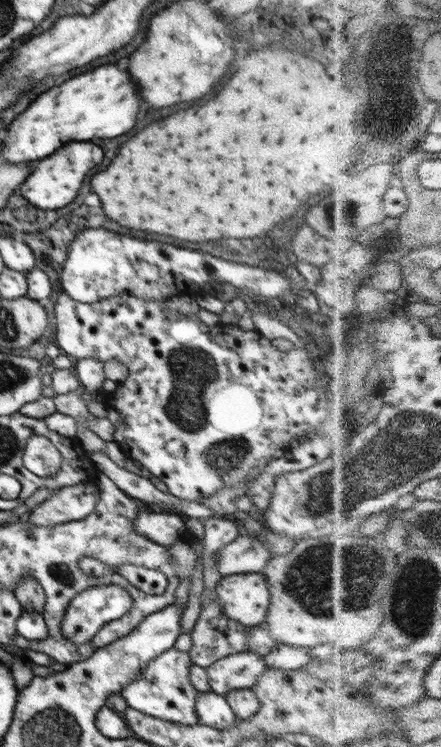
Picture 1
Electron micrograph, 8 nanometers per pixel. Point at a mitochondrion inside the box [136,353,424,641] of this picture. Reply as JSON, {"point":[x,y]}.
{"point":[330,594]}

